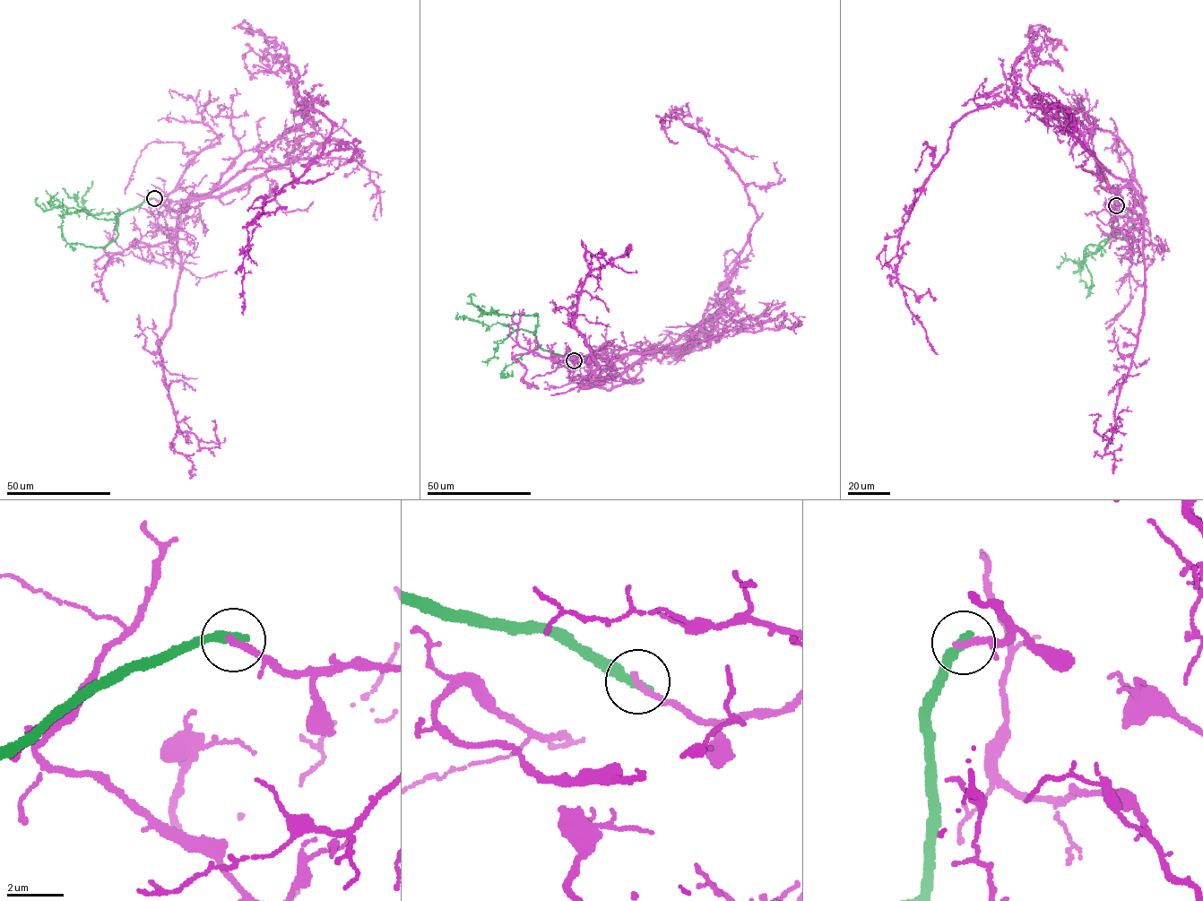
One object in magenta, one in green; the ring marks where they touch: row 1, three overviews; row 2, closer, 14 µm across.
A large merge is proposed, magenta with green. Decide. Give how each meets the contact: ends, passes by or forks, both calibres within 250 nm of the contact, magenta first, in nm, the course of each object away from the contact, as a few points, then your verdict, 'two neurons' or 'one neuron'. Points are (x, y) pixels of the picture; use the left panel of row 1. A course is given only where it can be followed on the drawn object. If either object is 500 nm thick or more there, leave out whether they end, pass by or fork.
magenta ends; green ends; calibres 240 and 360 nm; course magenta (153, 198), (184, 201), (220, 188), (306, 123), (306, 108), (331, 122), (321, 156), (246, 228), (243, 315); course green (153, 198), (116, 215), (117, 235), (94, 247), (68, 244), (65, 212), (53, 197), (55, 204); two neurons

